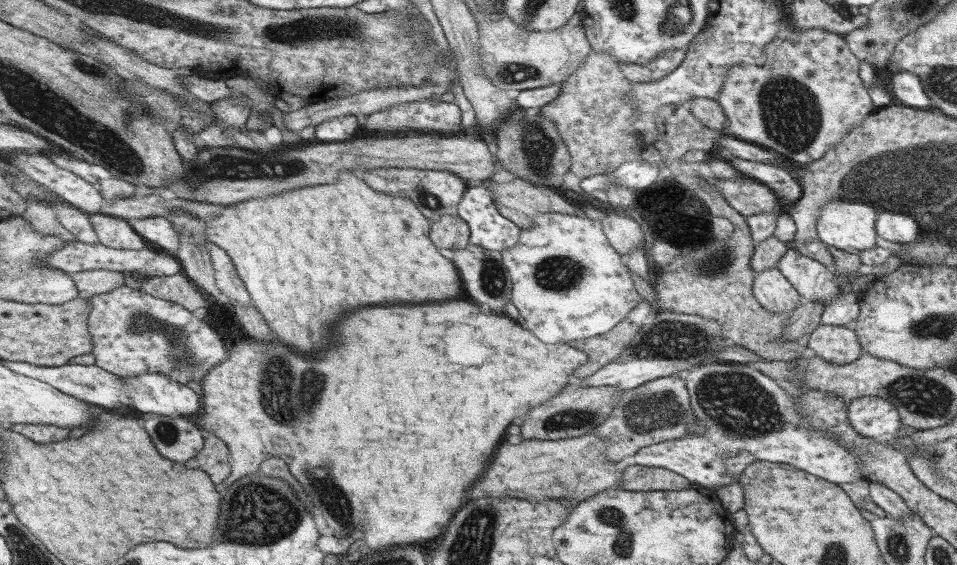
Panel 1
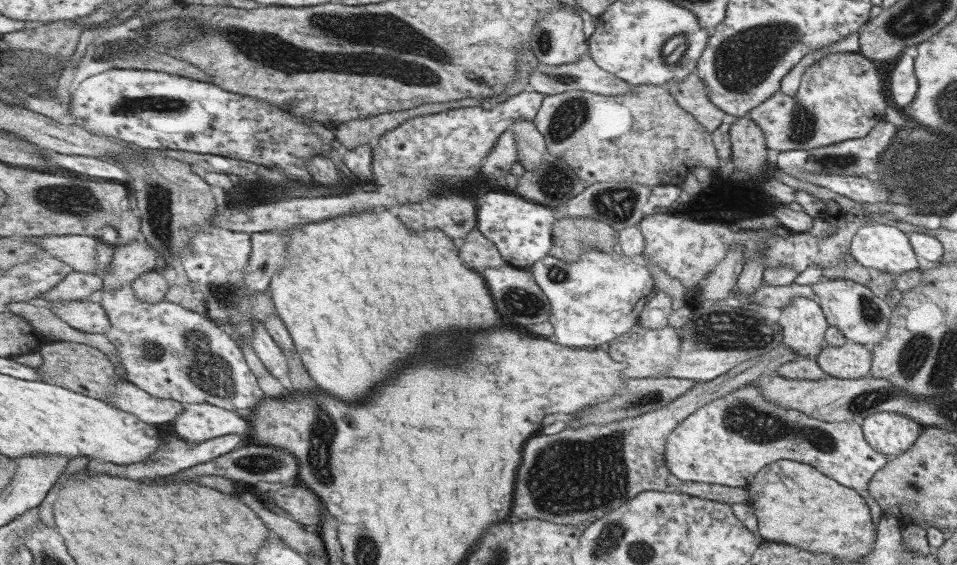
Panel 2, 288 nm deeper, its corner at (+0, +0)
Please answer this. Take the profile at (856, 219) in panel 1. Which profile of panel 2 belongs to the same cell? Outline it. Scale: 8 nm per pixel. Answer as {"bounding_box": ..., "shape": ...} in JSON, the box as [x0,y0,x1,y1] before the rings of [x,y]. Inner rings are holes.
{"bounding_box":[847,224,919,274],"shape":[[[887,224],[859,226],[847,254],[853,256],[863,268],[875,268],[889,274],[919,268],[907,234]]]}

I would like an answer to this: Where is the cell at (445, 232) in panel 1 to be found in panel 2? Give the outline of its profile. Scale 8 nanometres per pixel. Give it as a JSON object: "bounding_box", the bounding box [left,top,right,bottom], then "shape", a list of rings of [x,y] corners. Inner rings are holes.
{"bounding_box":[455,228,505,270],"shape":[[[471,228],[465,236],[457,238],[455,246],[457,246],[457,256],[469,268],[483,270],[483,268],[489,268],[489,266],[495,268],[495,266],[505,264],[499,256],[497,248],[493,246],[493,242],[489,238],[485,238],[477,228]]]}

